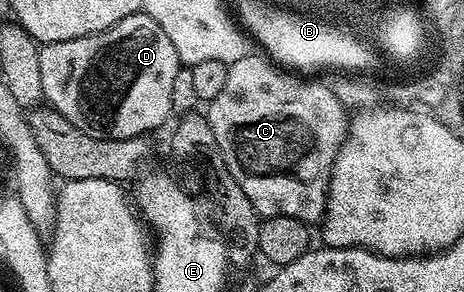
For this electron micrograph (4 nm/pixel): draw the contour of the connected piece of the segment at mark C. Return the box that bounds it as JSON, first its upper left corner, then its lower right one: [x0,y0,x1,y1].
[206,52,350,224]

